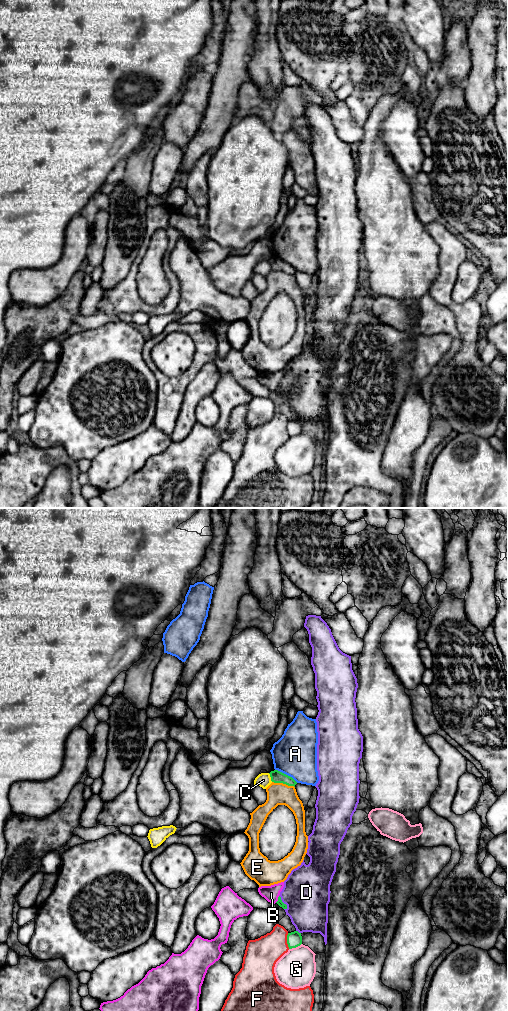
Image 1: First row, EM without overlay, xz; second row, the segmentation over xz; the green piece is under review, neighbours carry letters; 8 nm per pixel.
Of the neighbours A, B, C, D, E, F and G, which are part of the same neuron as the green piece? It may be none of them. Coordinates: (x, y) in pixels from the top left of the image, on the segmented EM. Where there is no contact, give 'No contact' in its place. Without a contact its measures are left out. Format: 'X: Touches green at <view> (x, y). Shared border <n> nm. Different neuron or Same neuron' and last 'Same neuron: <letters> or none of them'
A: Touches green at xz (285, 774). Shared border 220 nm. Different neuron
B: Touches green at xz (278, 899). Shared border 70 nm. Different neuron
C: Touches green at xz (270, 776). Shared border 80 nm. Different neuron
D: Touches green at xz (282, 902). Shared border 130 nm. Different neuron
E: Touches green at xz (283, 783). Shared border 190 nm. Different neuron
F: Touches green at xz (287, 941). Shared border 130 nm. Different neuron
G: Touches green at xz (295, 947). Shared border 120 nm. Different neuron
Same neuron: none of them

